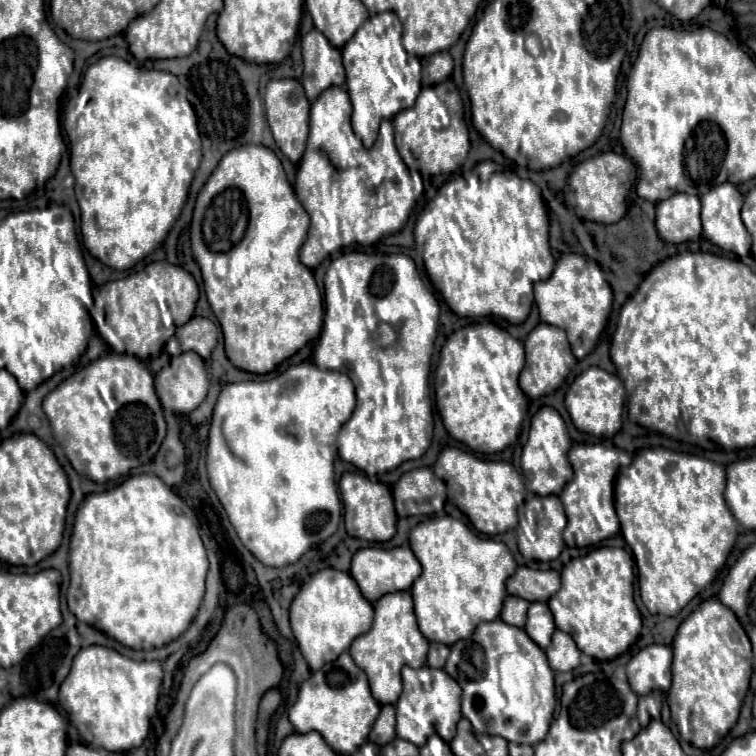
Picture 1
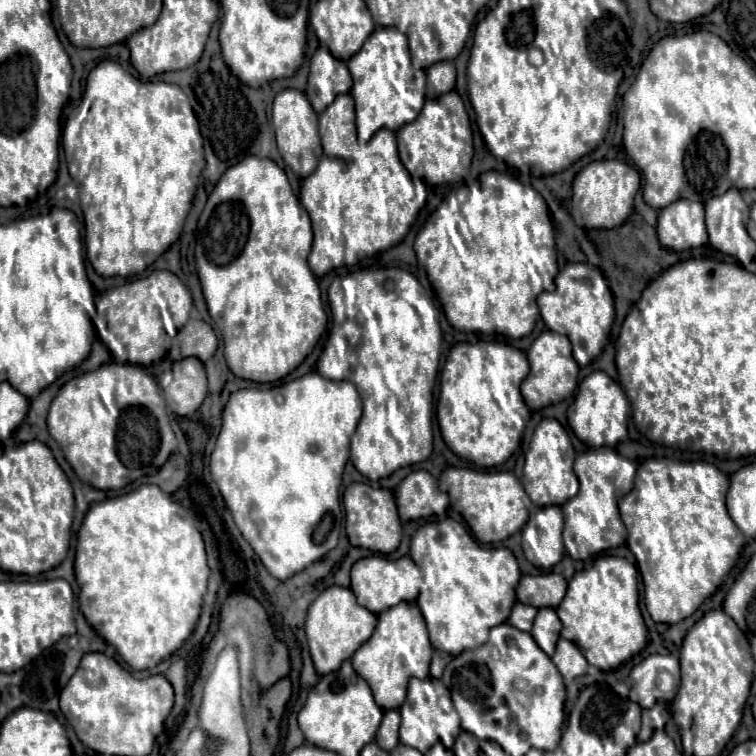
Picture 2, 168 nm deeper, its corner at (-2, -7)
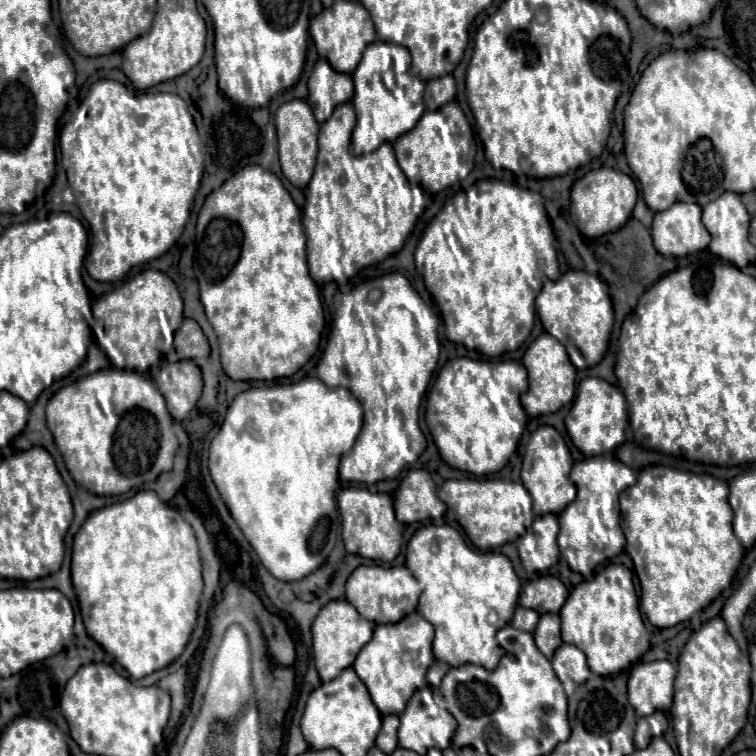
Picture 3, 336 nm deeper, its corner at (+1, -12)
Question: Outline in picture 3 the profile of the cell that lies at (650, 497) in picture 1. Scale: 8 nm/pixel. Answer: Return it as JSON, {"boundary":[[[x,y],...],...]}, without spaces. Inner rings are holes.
{"boundary":[[[654,465],[644,468],[640,474],[638,474],[638,480],[634,486],[626,488],[619,496],[620,504],[620,526],[626,534],[626,546],[625,551],[631,557],[634,564],[634,571],[640,581],[640,607],[641,612],[646,614],[648,622],[656,628],[668,628],[668,626],[676,626],[684,620],[688,620],[694,612],[706,608],[724,588],[730,586],[732,578],[734,578],[734,572],[737,571],[743,557],[744,548],[742,544],[736,540],[734,532],[732,532],[732,508],[728,508],[728,484],[724,480],[718,480],[710,474],[694,474],[692,472],[670,468],[668,466]]]}

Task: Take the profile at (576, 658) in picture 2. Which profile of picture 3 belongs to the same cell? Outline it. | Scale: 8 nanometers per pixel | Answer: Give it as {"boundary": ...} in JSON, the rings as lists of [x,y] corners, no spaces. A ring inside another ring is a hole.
{"boundary":[[[562,644],[554,658],[552,658],[552,668],[556,672],[556,676],[560,678],[560,682],[576,682],[582,684],[586,682],[586,678],[590,676],[590,668],[586,664],[586,656],[580,648],[576,648],[574,644]]]}

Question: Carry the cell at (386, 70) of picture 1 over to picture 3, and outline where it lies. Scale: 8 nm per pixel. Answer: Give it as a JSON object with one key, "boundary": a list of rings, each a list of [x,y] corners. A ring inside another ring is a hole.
{"boundary":[[[382,40],[372,42],[364,50],[364,56],[362,56],[358,68],[352,72],[352,80],[354,80],[352,104],[356,110],[356,118],[358,118],[354,132],[352,132],[354,154],[368,154],[384,142],[394,142],[398,136],[402,136],[404,132],[410,132],[416,126],[416,120],[424,112],[423,92],[425,84],[418,77],[410,74],[410,52],[408,52],[408,48],[404,48],[400,44],[392,44],[392,42],[382,42]]]}

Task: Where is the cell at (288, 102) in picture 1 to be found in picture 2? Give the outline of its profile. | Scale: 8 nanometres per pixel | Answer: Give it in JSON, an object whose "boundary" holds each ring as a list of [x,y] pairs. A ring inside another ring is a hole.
{"boundary":[[[285,89],[277,93],[273,101],[273,127],[275,127],[275,137],[277,137],[277,147],[279,153],[285,161],[287,167],[297,177],[307,177],[315,171],[321,155],[321,139],[319,139],[319,125],[317,125],[317,113],[313,111],[309,99],[305,93],[295,91],[295,89]]]}

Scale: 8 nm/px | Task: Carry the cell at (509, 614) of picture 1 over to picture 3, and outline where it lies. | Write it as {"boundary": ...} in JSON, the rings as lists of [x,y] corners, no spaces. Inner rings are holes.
{"boundary":[[[516,608],[516,612],[514,612],[514,616],[512,616],[512,626],[514,628],[518,628],[518,630],[524,630],[524,632],[534,632],[534,628],[536,628],[536,624],[538,624],[538,618],[540,618],[540,614],[538,612],[532,612],[532,610],[528,610],[528,608]]]}

